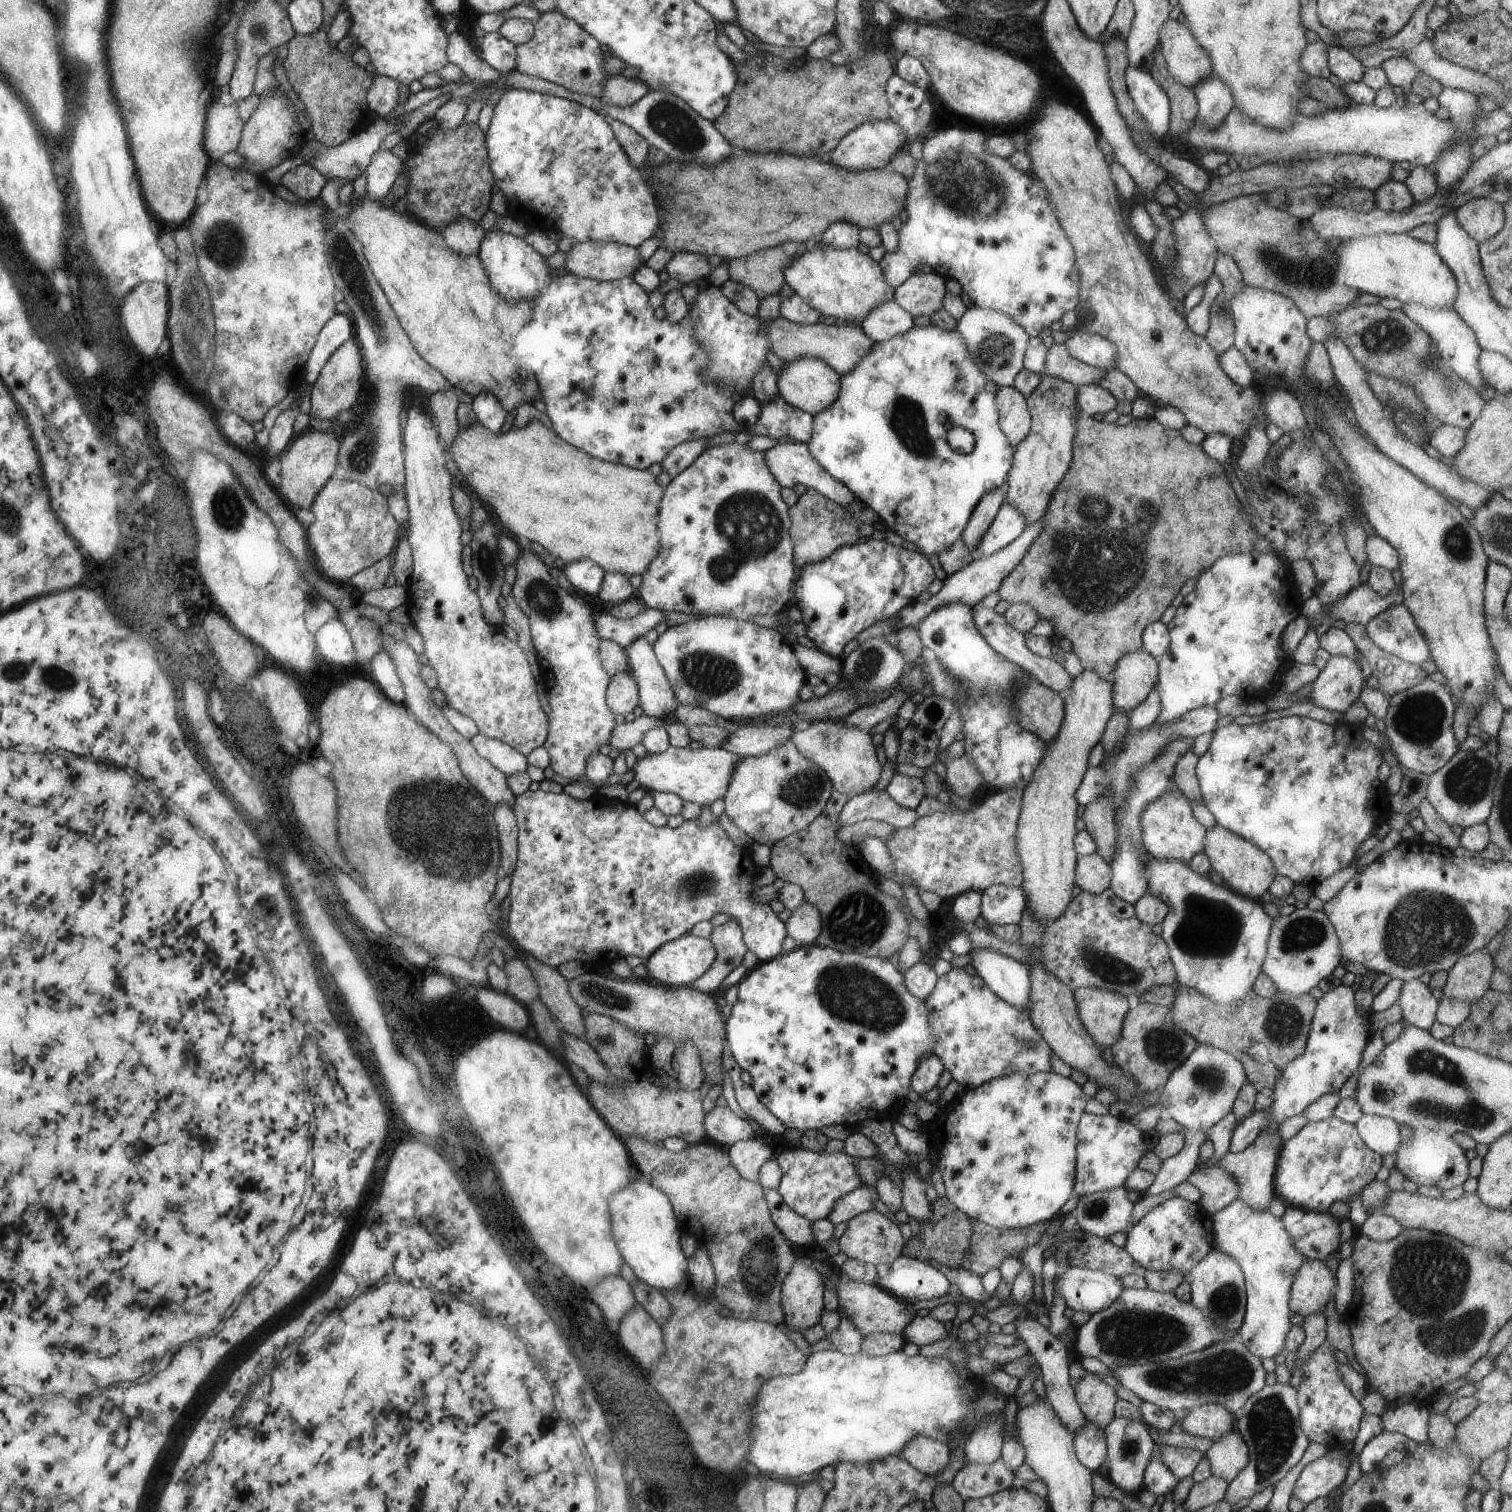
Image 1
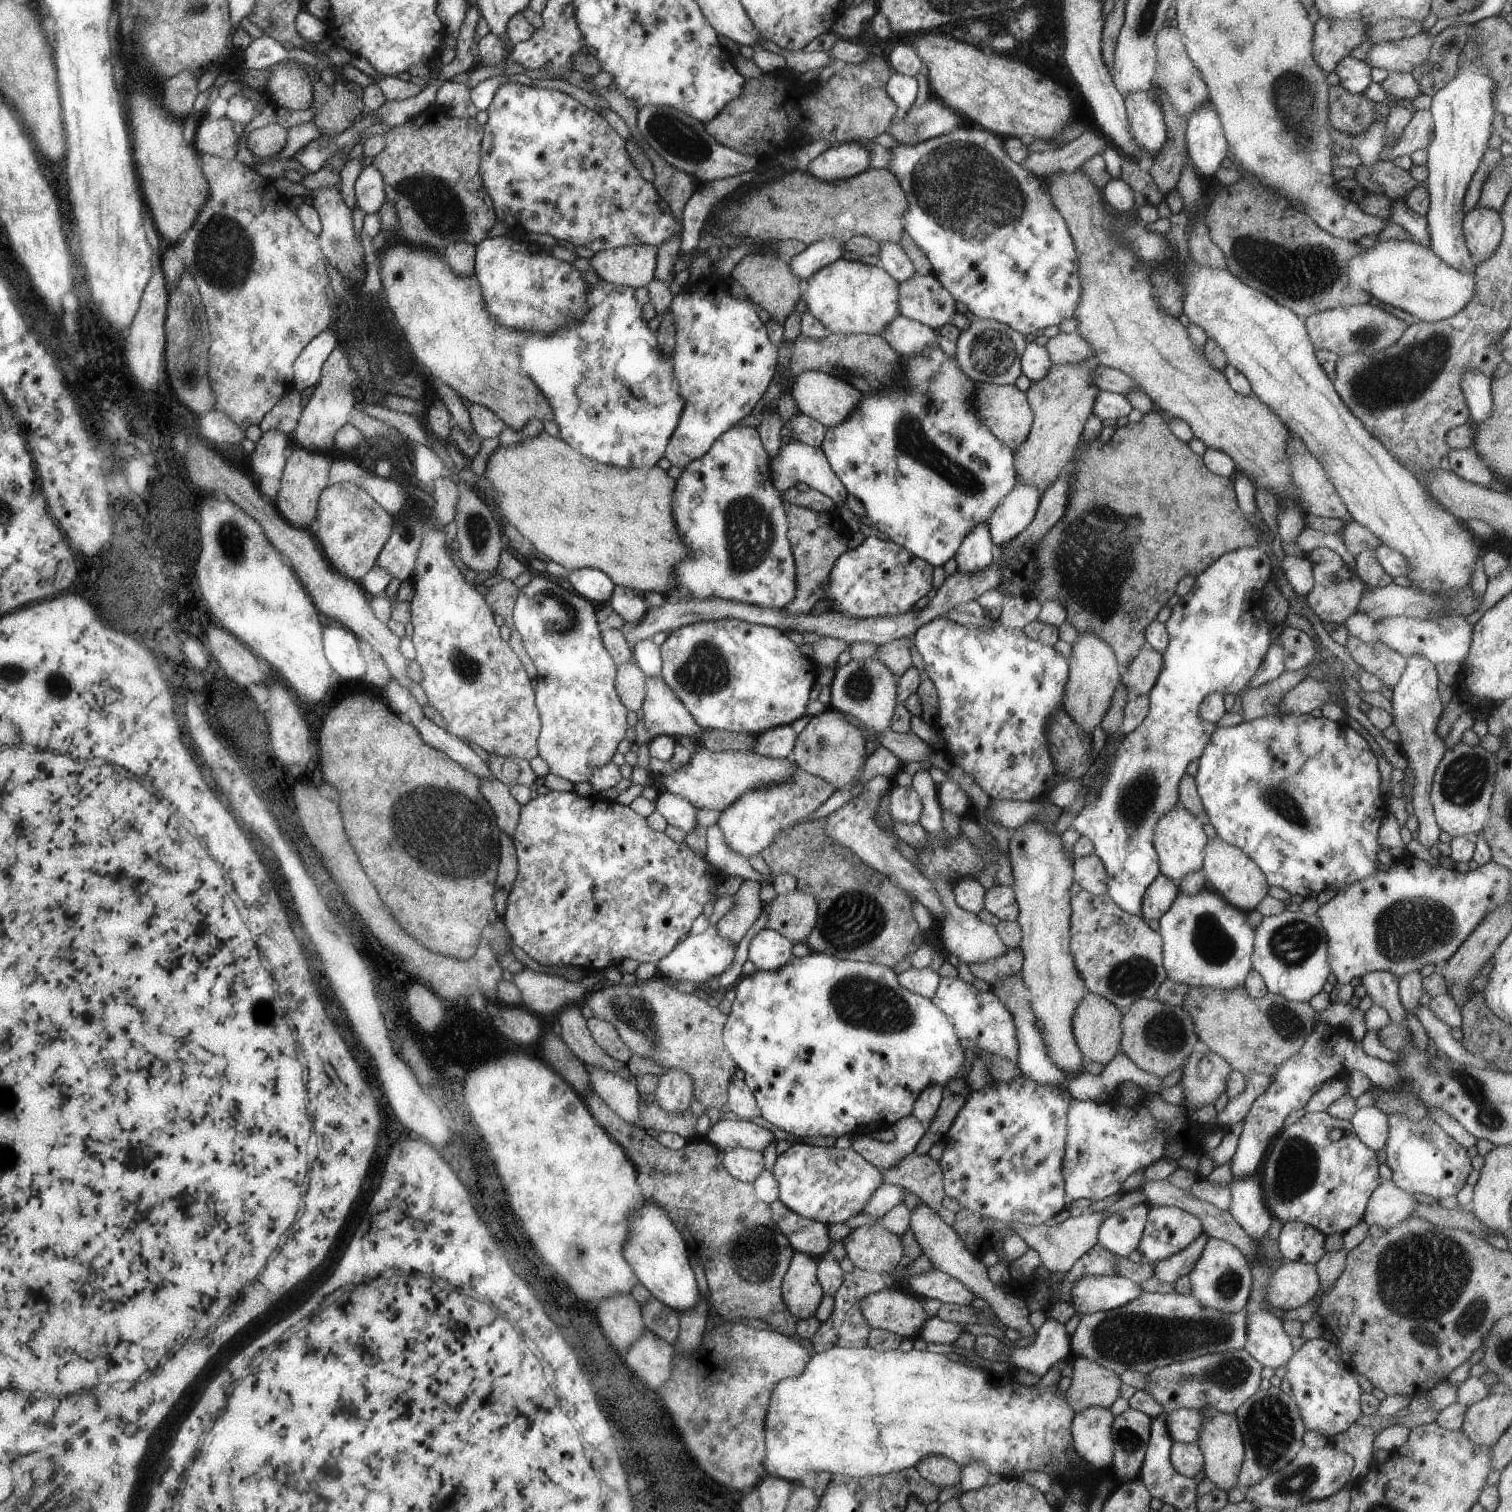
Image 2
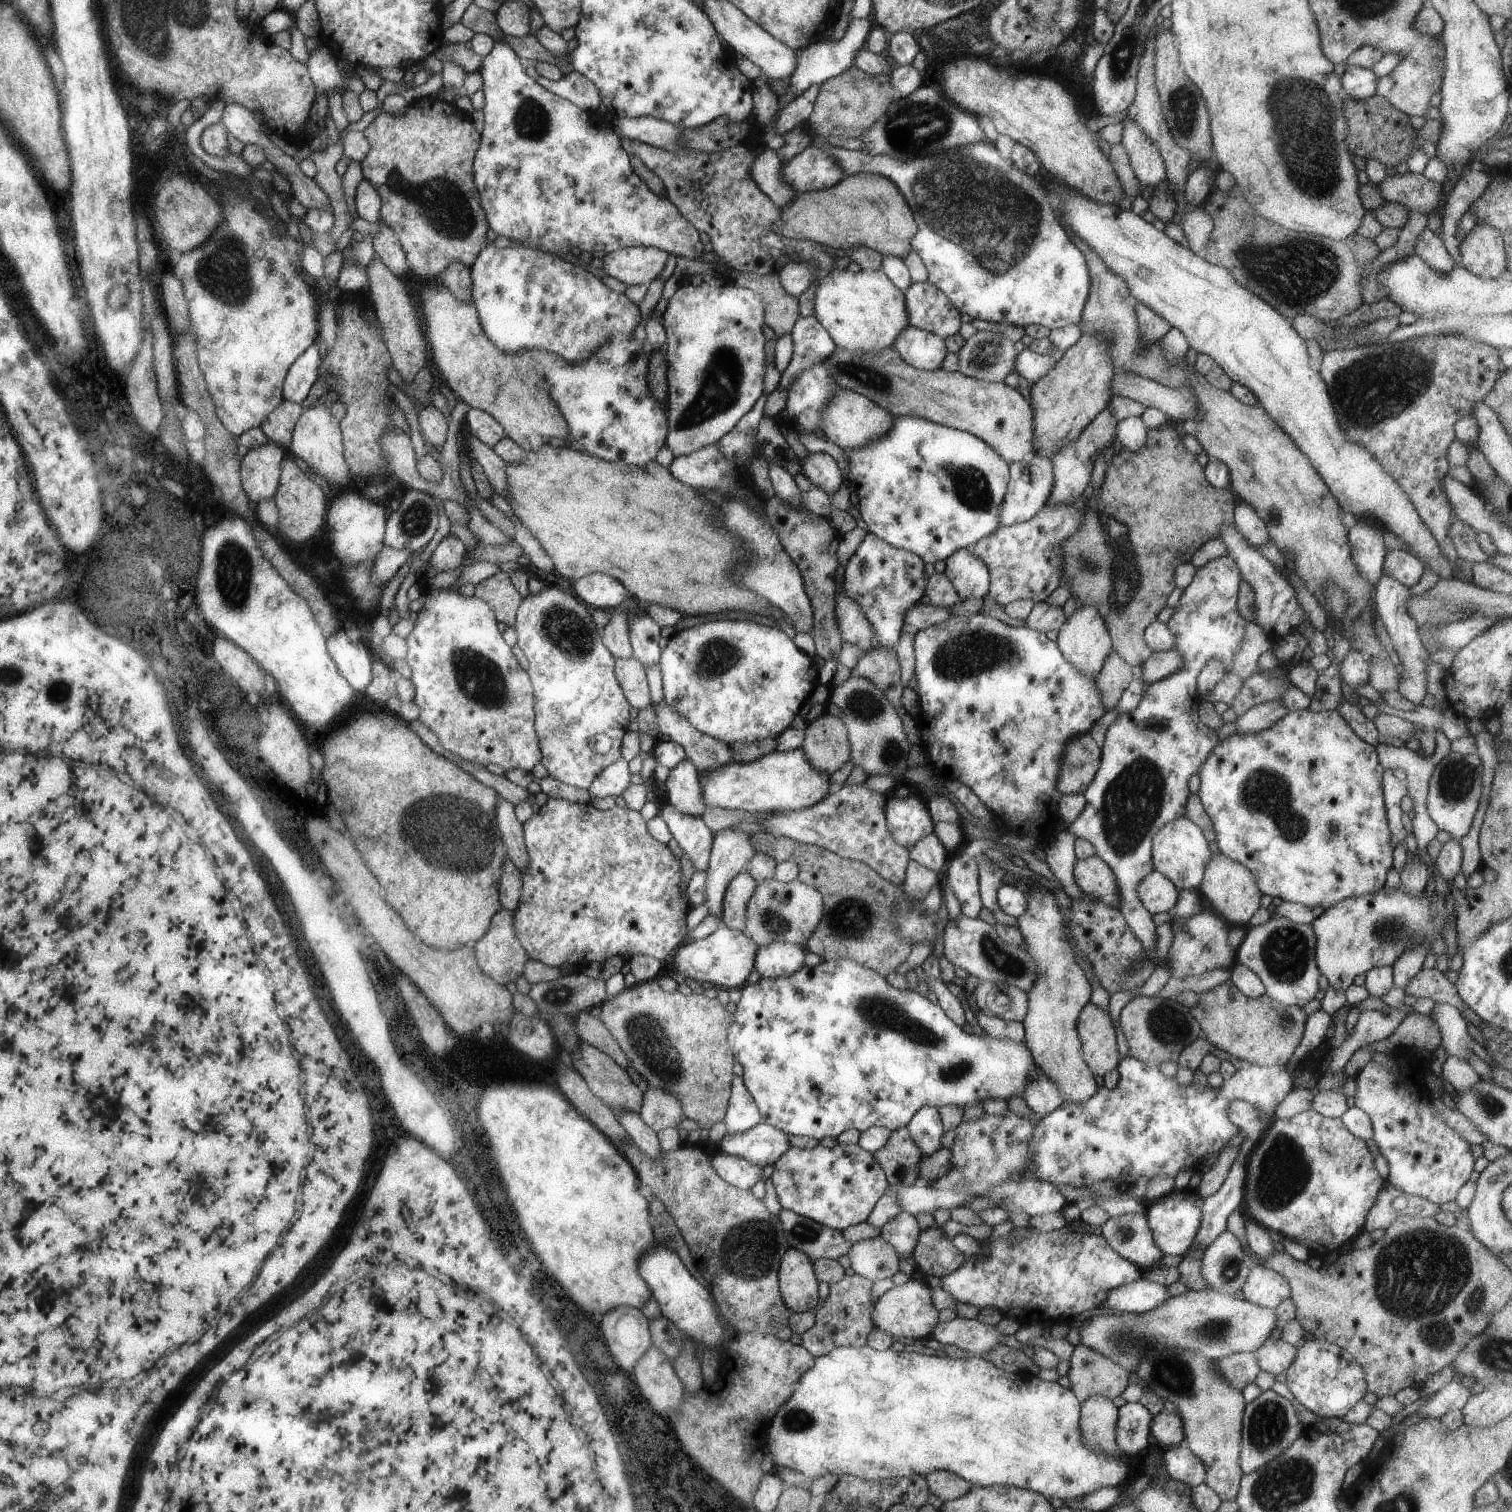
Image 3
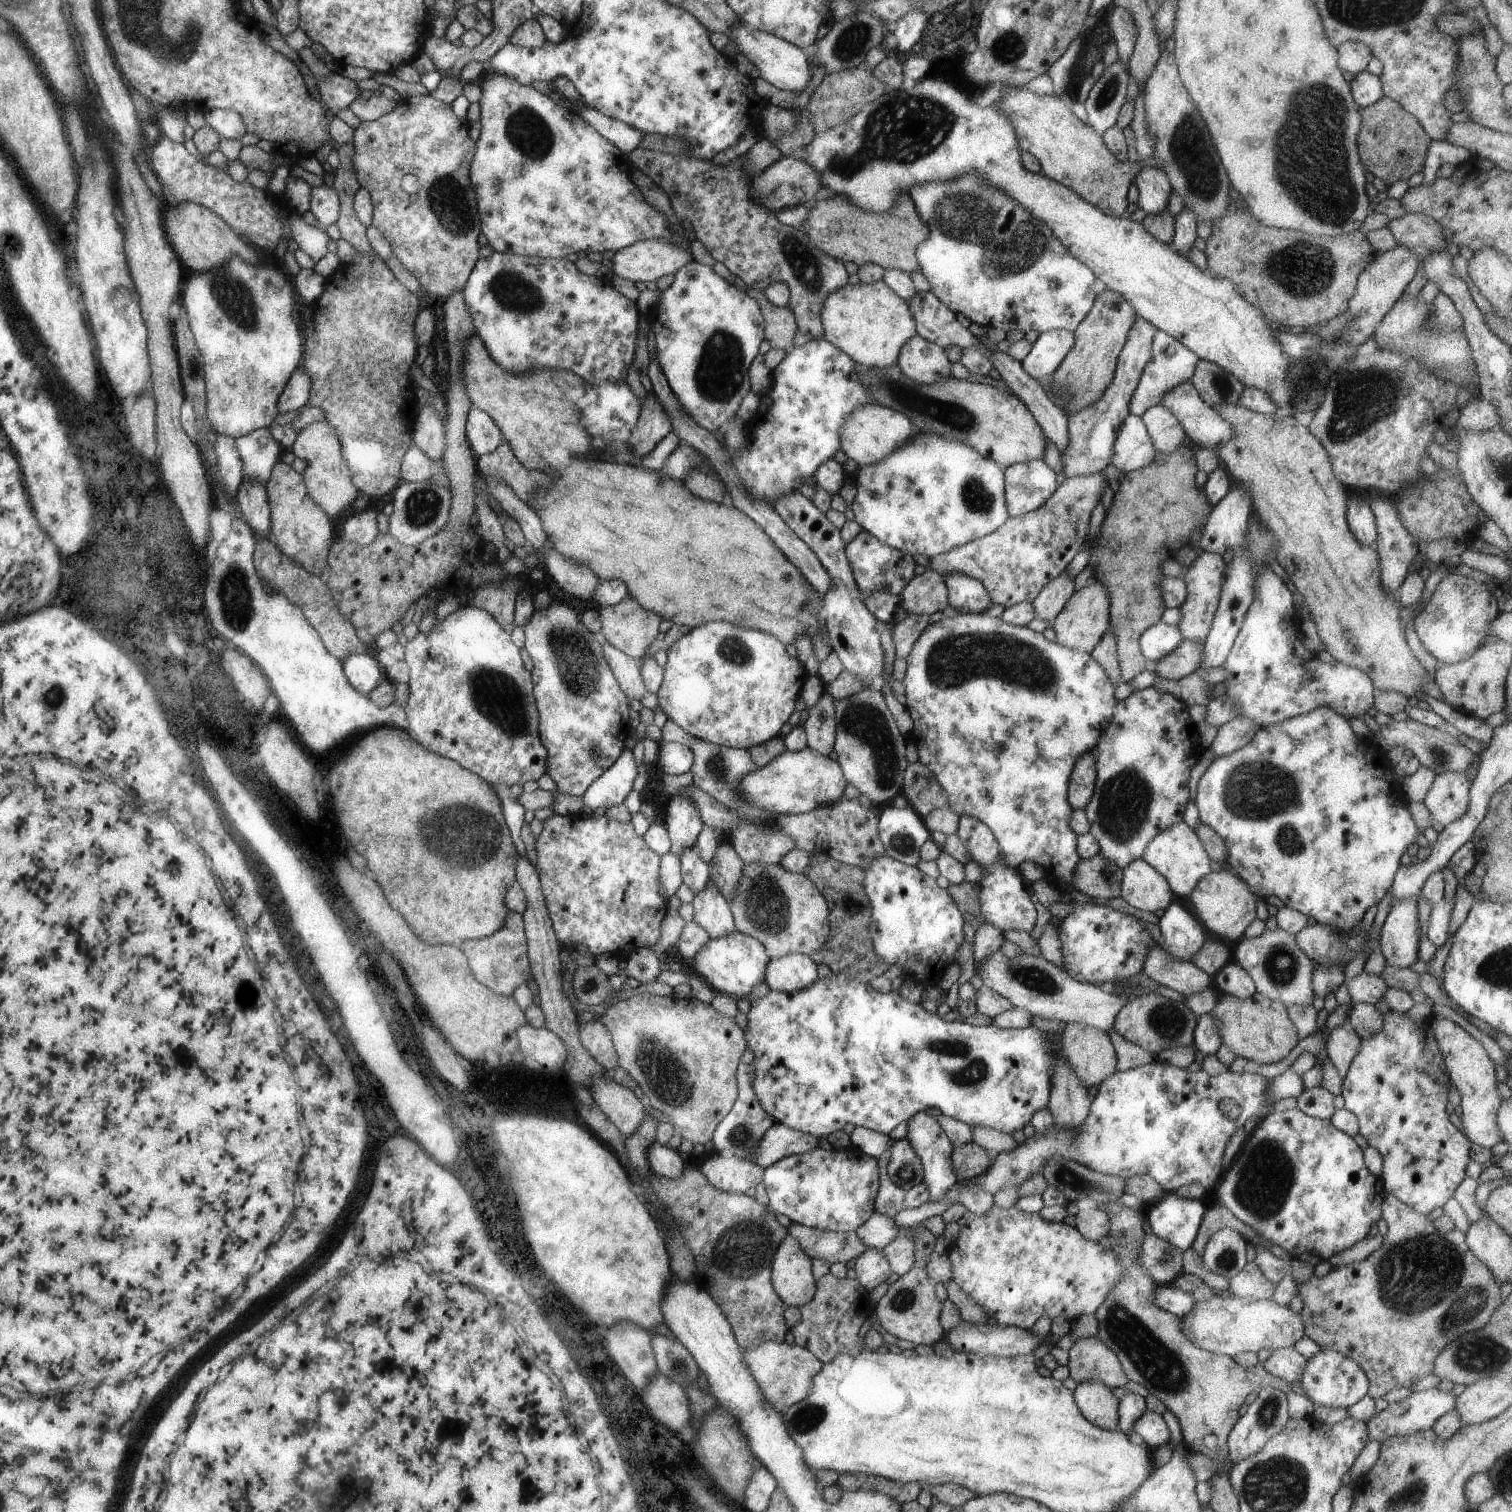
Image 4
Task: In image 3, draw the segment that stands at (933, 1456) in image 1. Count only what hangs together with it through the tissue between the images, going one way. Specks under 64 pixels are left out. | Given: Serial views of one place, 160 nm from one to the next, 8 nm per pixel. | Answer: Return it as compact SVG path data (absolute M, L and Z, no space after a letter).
M950 1471L929 1472L925 1477L932 1494L936 1494L942 1501L951 1501L961 1497L968 1491L978 1488L975 1484L970 1484L967 1480L956 1476Z

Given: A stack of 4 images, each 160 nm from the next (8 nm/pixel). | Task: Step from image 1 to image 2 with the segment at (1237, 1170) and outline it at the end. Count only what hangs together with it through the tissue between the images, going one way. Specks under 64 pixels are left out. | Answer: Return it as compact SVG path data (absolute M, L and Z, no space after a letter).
M1260 1171L1255 1175L1233 1178L1229 1183L1231 1204L1229 1212L1234 1221L1253 1240L1262 1239L1270 1229L1273 1216L1266 1207Z

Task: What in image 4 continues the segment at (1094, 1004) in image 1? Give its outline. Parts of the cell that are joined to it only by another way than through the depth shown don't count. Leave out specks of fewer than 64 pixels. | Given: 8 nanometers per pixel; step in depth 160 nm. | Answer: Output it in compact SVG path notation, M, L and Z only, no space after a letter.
M1066 1023L1060 1036L1060 1056L1076 1071L1077 1077L1089 1088L1102 1084L1116 1072L1116 1052L1105 1030L1084 1023Z

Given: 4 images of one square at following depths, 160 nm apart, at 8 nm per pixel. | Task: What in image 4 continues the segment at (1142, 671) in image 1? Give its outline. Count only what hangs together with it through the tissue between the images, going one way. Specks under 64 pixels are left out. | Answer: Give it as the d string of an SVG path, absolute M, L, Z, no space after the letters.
M1183 641L1170 654L1155 662L1152 671L1157 677L1168 680L1180 680L1199 668L1203 646L1196 641Z

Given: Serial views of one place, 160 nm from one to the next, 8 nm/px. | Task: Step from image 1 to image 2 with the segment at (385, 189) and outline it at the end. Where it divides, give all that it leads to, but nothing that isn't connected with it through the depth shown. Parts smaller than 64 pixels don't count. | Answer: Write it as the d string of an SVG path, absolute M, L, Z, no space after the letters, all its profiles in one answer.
M370 161L356 179L355 197L357 206L366 214L378 213L387 200L382 173Z

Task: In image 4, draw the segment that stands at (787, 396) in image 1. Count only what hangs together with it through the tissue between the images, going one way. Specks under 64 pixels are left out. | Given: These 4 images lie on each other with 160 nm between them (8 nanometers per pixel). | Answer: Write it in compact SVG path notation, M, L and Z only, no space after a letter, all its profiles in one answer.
M870 403L853 410L845 418L845 426L840 427L839 433L842 452L845 452L848 458L864 466L880 462L880 459L888 456L893 450L908 442L908 439L920 433L920 430L901 412L878 403Z

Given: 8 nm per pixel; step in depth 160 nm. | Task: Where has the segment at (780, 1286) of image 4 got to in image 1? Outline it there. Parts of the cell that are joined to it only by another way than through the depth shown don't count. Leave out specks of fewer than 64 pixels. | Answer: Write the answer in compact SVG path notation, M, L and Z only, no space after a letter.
M798 1258L782 1286L782 1305L786 1315L783 1326L803 1333L820 1324L824 1312L824 1281L812 1264Z

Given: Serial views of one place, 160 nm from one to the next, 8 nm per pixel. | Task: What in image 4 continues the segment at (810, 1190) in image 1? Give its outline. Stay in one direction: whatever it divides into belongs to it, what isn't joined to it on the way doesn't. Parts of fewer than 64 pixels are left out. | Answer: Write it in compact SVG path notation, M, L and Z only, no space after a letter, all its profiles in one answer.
M816 1147L804 1154L783 1158L765 1168L763 1182L769 1198L768 1207L775 1214L788 1216L792 1223L802 1223L820 1230L847 1233L855 1231L875 1213L874 1205L879 1191L879 1174L878 1159L868 1156L859 1148L850 1152L850 1150L840 1150L840 1148L825 1150Z

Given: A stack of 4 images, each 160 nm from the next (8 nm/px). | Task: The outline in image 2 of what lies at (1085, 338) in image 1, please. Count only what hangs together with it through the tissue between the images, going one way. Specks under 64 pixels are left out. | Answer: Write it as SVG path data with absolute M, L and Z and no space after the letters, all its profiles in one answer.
M1078 332L1060 333L1046 342L1046 352L1053 364L1078 364L1084 362L1093 352L1093 346L1088 344Z

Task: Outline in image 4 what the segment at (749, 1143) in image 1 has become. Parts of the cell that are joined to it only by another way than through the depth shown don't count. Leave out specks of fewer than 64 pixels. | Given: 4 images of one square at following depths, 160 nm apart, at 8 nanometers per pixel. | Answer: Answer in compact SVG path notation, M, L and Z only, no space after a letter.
M712 1153L701 1164L705 1177L720 1190L745 1193L763 1181L765 1169L746 1159Z

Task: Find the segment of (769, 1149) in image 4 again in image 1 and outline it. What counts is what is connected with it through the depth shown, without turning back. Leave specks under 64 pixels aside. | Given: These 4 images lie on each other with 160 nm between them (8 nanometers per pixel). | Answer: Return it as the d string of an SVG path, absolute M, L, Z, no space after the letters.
M716 1105L706 1116L706 1141L728 1148L756 1136L750 1122L736 1116L730 1107Z

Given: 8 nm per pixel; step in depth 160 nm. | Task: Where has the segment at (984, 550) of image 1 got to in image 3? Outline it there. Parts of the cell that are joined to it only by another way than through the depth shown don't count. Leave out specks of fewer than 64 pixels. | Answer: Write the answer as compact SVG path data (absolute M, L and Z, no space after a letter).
M1034 451L1029 452L1020 462L1009 463L1009 471L1010 480L999 510L999 528L1029 521L1038 514L1047 504L1054 482L1052 461Z

